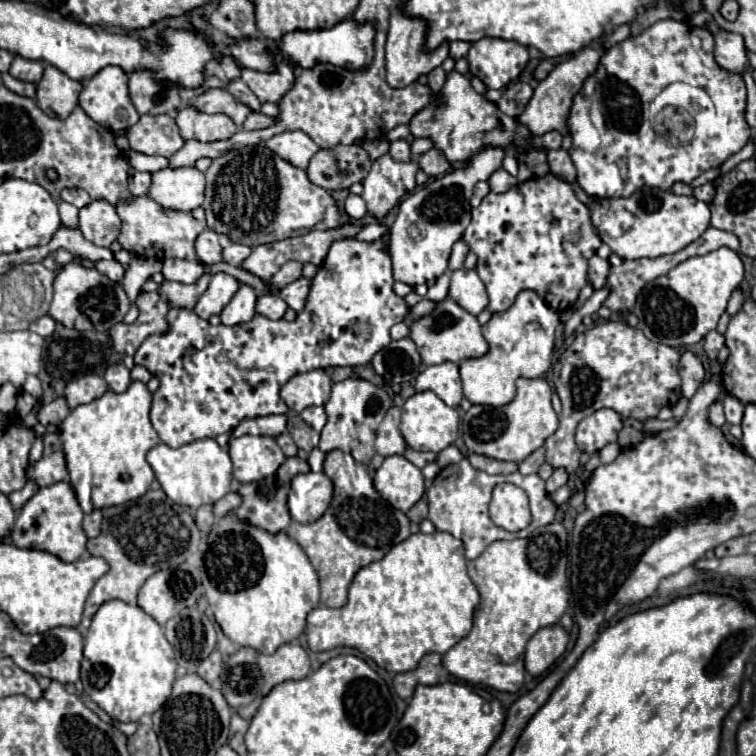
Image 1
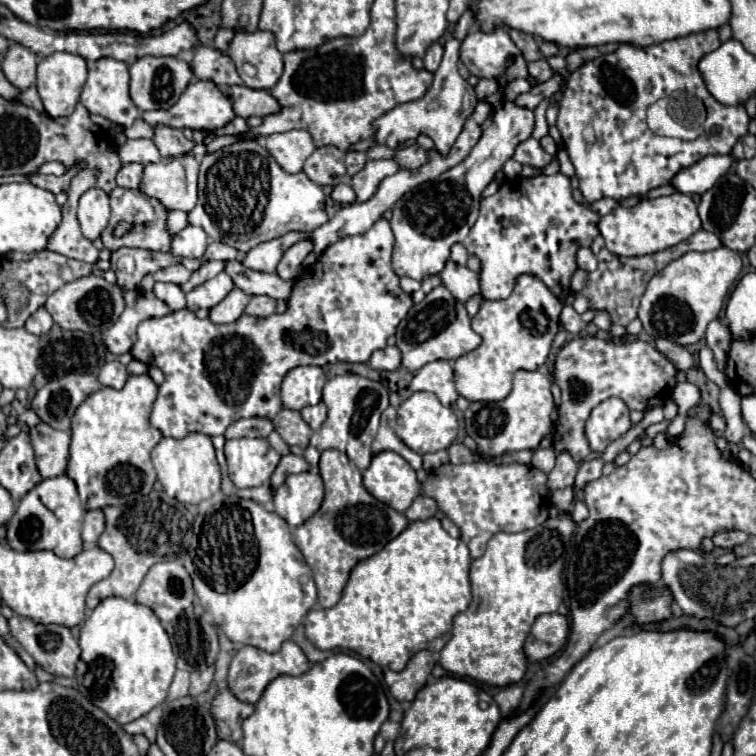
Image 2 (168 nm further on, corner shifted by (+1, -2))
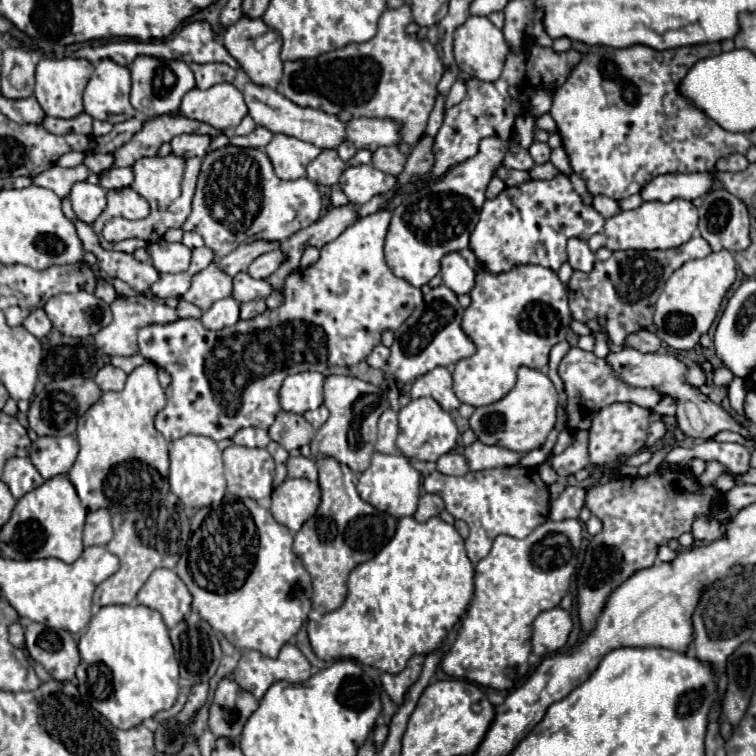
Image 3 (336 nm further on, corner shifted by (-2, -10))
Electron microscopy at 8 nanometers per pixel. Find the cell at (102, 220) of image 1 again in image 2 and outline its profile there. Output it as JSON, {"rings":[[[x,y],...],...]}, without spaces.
{"rings":[[[91,188],[81,196],[79,208],[77,208],[77,218],[81,224],[81,232],[87,240],[101,238],[101,232],[107,228],[109,216],[111,216],[109,196],[103,190]]]}

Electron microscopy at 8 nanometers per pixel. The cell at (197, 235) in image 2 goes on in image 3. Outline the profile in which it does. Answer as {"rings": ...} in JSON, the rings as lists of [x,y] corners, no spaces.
{"rings":[[[158,240],[150,244],[150,256],[152,264],[158,272],[184,272],[190,264],[192,250],[186,248],[182,242],[170,244],[166,240]]]}

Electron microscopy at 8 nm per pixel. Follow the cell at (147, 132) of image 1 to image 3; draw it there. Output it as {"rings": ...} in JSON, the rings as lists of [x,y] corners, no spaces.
{"rings":[[[180,134],[176,138],[172,138],[172,154],[182,156],[182,158],[190,158],[190,156],[198,156],[202,158],[208,152],[212,138],[208,134]]]}

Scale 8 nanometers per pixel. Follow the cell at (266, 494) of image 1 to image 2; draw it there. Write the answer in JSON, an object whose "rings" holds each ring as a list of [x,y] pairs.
{"rings":[[[295,454],[283,456],[281,462],[279,462],[279,466],[275,468],[275,472],[271,476],[271,484],[269,484],[271,492],[275,492],[285,482],[285,478],[289,474],[299,474],[303,470],[309,470],[309,464],[307,464],[307,460],[303,456],[295,456]]]}

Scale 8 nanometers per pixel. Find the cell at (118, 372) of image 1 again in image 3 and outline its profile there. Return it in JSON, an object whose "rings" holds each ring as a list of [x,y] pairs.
{"rings":[[[106,364],[106,366],[100,368],[100,372],[96,374],[94,380],[96,380],[96,384],[104,392],[108,392],[108,390],[120,390],[126,384],[126,372],[120,370],[120,368],[116,368],[116,366],[112,366],[112,364]]]}

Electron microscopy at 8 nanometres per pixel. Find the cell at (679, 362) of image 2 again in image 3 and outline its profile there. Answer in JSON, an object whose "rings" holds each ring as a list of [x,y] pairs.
{"rings":[[[640,330],[640,332],[626,336],[626,346],[632,346],[640,352],[656,352],[656,350],[660,350],[662,340],[648,330]]]}

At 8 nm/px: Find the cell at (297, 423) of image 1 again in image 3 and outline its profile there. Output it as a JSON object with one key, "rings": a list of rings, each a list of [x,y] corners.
{"rings":[[[282,410],[276,416],[276,422],[268,428],[268,436],[290,452],[294,448],[310,444],[314,438],[314,428],[304,420],[304,416]]]}

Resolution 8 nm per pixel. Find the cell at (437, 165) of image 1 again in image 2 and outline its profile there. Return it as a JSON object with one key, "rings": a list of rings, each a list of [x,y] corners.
{"rings":[[[409,146],[409,148],[397,148],[397,156],[395,156],[397,164],[401,168],[407,168],[407,170],[415,170],[415,168],[421,168],[423,164],[429,162],[429,154],[425,148],[421,146]]]}

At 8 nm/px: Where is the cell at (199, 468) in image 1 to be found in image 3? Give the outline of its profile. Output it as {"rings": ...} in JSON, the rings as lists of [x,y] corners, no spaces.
{"rings":[[[184,436],[170,444],[170,490],[188,508],[204,508],[222,500],[226,492],[224,468],[218,462],[218,446],[208,436]]]}

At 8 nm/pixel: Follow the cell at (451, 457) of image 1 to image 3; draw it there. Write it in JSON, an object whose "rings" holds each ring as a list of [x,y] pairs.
{"rings":[[[476,440],[474,444],[466,446],[464,456],[472,470],[488,470],[488,468],[502,468],[502,466],[514,466],[520,462],[522,454],[500,448],[500,446],[488,446]]]}

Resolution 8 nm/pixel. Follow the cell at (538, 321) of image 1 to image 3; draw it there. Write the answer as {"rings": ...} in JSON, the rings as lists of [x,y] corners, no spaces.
{"rings":[[[518,264],[502,274],[478,270],[470,298],[472,302],[462,316],[462,330],[474,342],[476,354],[460,360],[452,378],[460,402],[478,408],[504,398],[514,388],[520,366],[536,370],[546,366],[550,348],[560,342],[560,322],[570,322],[572,316],[566,286],[554,270],[536,264]]]}

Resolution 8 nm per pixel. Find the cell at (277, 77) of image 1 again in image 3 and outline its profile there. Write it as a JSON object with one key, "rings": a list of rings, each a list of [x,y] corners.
{"rings":[[[242,16],[238,22],[228,26],[222,34],[226,50],[238,60],[240,68],[246,72],[250,82],[258,86],[270,86],[276,88],[282,78],[282,60],[280,60],[280,48],[282,48],[282,38],[278,32],[268,28],[260,18],[248,18]]]}

